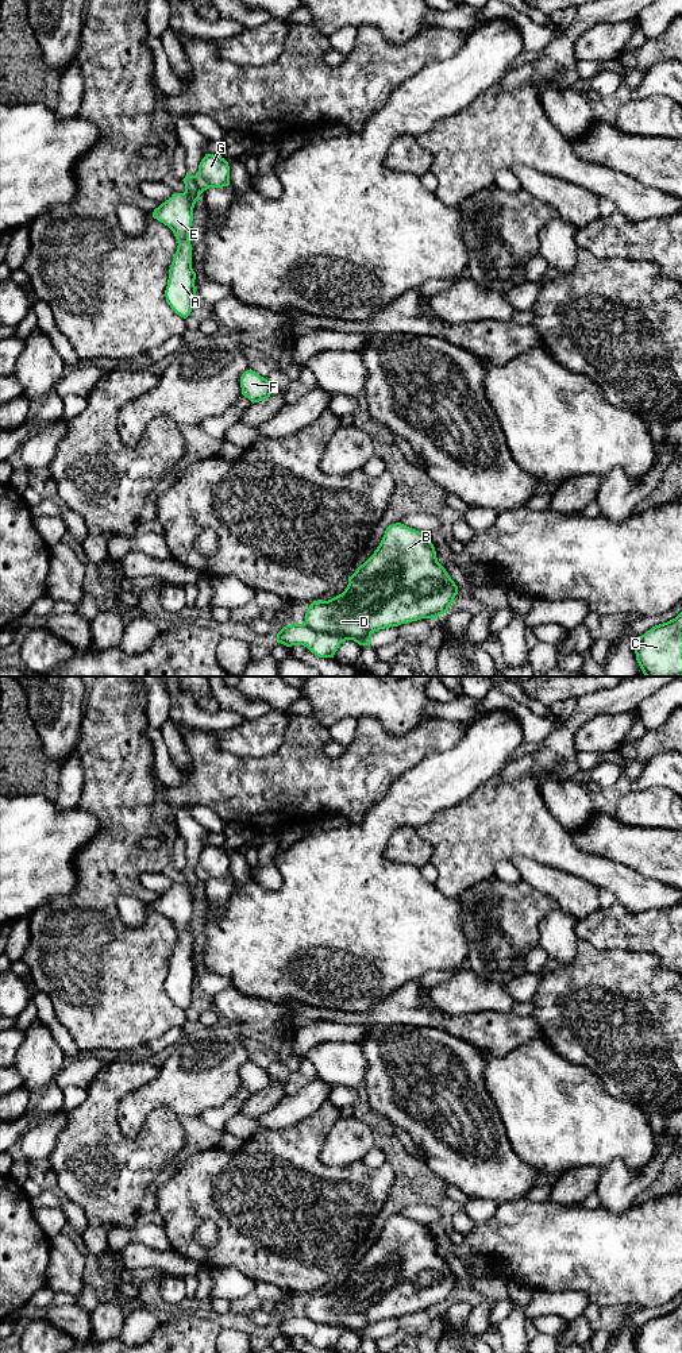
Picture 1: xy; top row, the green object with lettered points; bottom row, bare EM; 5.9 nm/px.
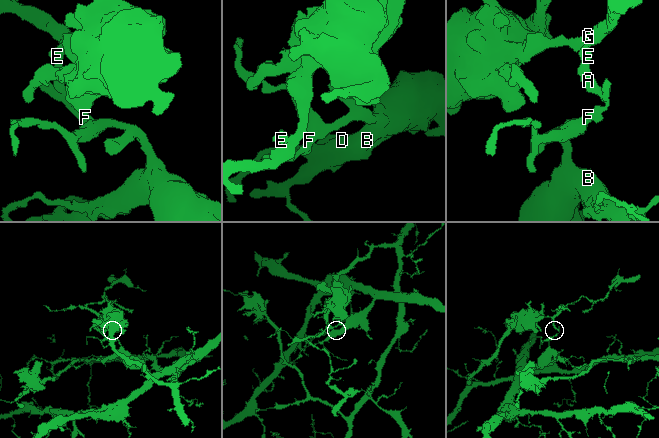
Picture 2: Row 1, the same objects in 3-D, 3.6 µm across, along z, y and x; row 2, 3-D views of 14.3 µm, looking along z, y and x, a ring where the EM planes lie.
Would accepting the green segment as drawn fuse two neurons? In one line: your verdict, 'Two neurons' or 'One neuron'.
Two neurons

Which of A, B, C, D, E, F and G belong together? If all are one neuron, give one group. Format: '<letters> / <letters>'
A B C D E F / G

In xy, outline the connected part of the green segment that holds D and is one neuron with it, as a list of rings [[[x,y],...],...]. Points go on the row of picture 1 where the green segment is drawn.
[[[401,523],[386,528],[374,554],[348,577],[344,591],[328,601],[313,601],[305,613],[305,625],[317,632],[363,637],[379,629],[447,613],[458,586],[438,562],[427,533]]]

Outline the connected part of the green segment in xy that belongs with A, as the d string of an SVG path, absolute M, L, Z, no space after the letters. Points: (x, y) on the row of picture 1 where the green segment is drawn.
M186 173L182 181L185 192L172 194L169 200L154 209L153 217L167 226L178 243L169 269L165 297L170 308L186 319L192 312L196 298L196 273L192 269L189 232L193 221L193 208L196 201L200 200L201 192L189 173Z

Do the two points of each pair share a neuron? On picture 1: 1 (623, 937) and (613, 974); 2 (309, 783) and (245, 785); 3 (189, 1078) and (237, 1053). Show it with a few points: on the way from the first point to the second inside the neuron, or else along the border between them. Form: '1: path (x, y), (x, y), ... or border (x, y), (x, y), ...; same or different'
1: border (589, 941), (598, 948), (625, 948), (651, 953); different
2: path (293, 785), (261, 785); same
3: path (201, 1072), (210, 1071), (224, 1060); same

